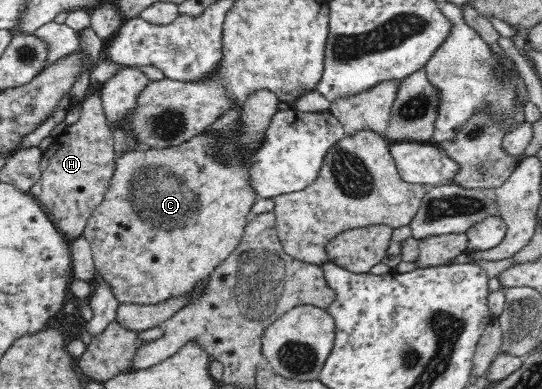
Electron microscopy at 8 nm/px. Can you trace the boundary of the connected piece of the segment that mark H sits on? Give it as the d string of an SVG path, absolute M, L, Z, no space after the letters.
M96 88L82 99L78 120L54 137L52 145L43 152L40 180L28 192L68 239L83 234L88 218L108 190L117 157L113 146L113 135L102 105L102 93Z

